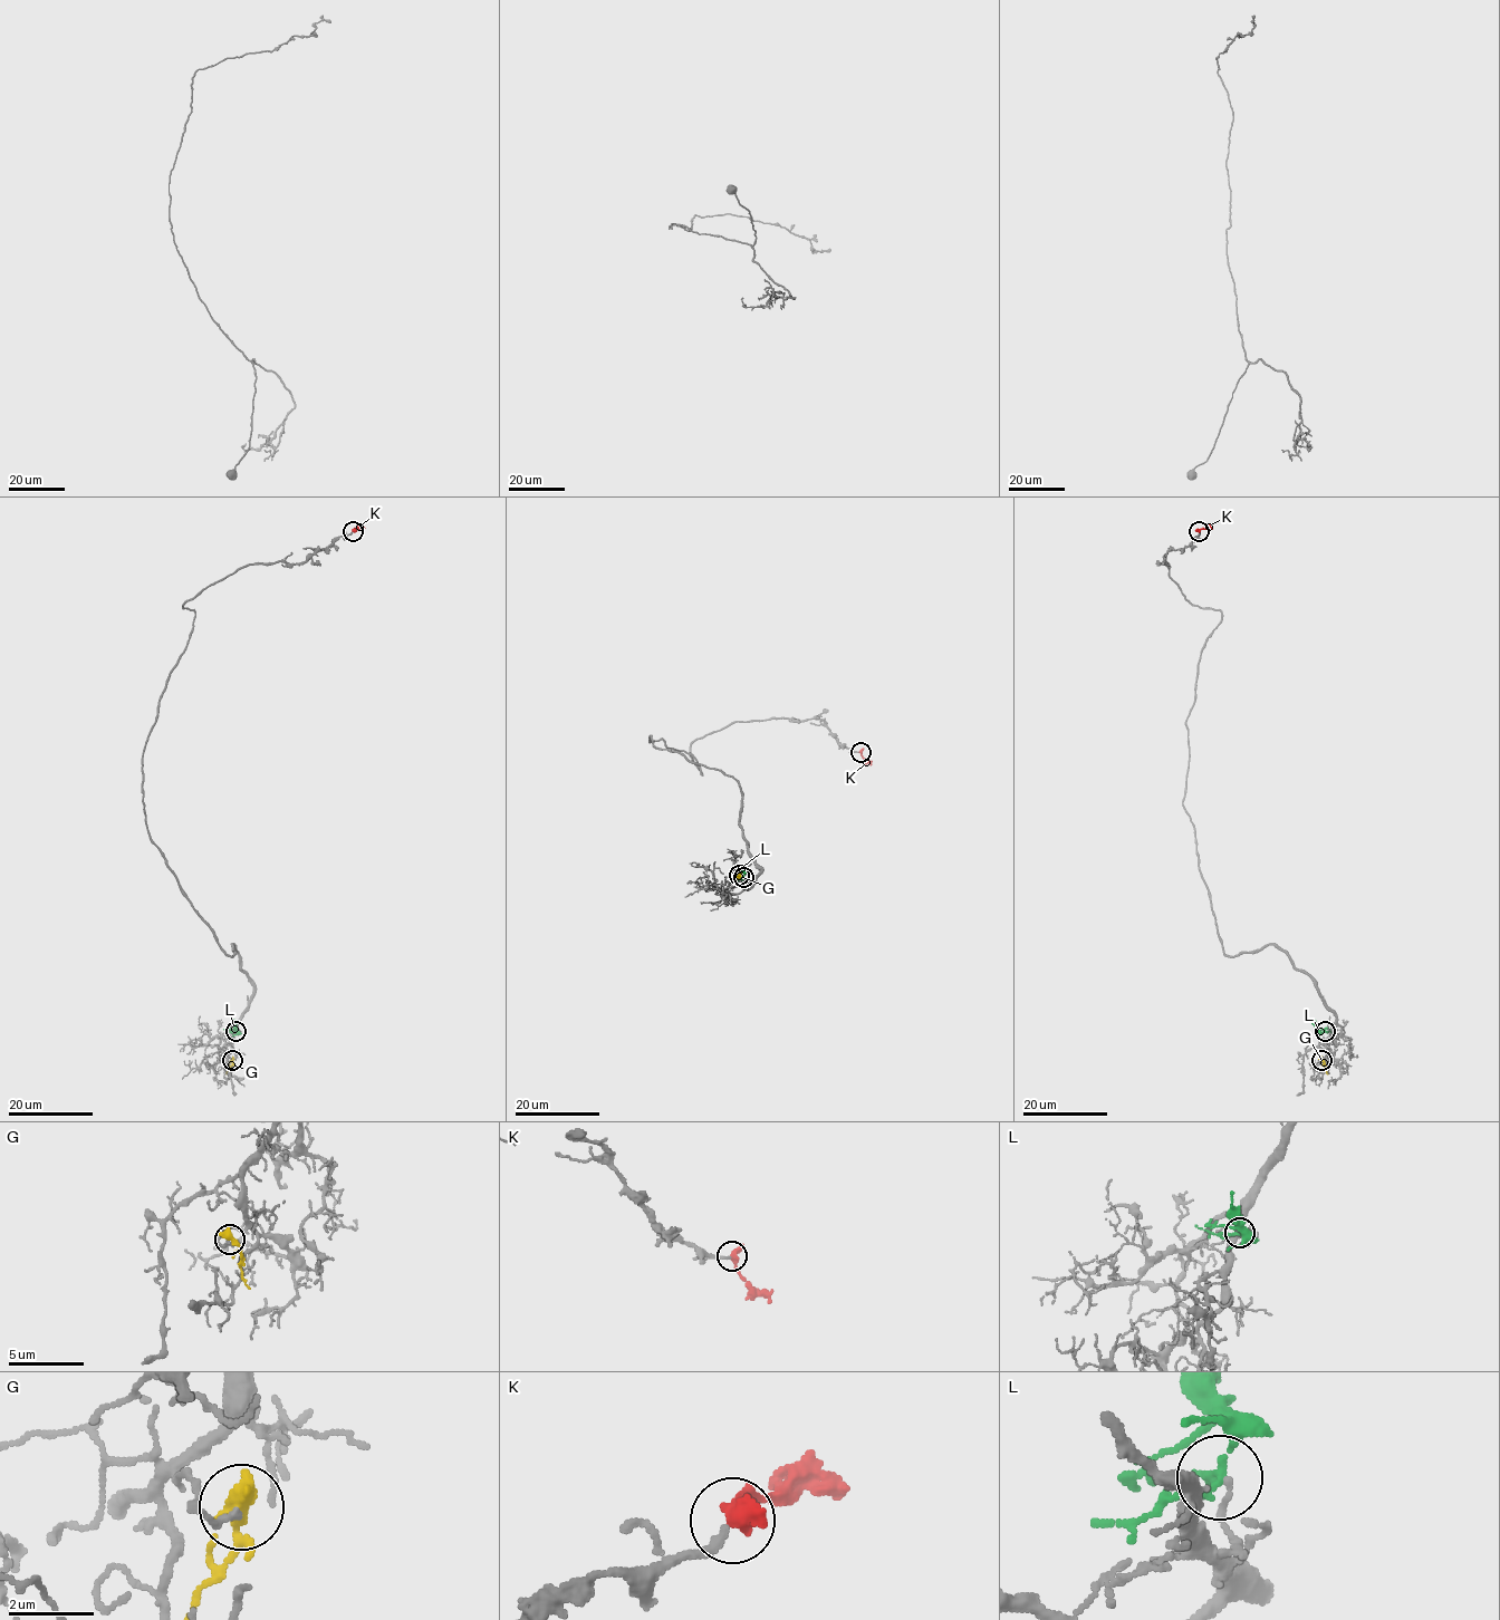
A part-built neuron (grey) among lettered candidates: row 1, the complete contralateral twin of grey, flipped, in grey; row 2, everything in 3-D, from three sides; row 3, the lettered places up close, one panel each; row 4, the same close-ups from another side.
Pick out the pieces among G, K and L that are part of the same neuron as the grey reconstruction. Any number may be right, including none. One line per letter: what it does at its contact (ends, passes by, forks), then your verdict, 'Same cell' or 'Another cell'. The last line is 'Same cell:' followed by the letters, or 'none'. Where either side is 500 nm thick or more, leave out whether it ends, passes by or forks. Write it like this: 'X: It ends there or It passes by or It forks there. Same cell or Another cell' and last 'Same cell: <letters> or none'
G: Another cell
K: It ends there. Same cell
L: It forks there. Another cell
Same cell: K

